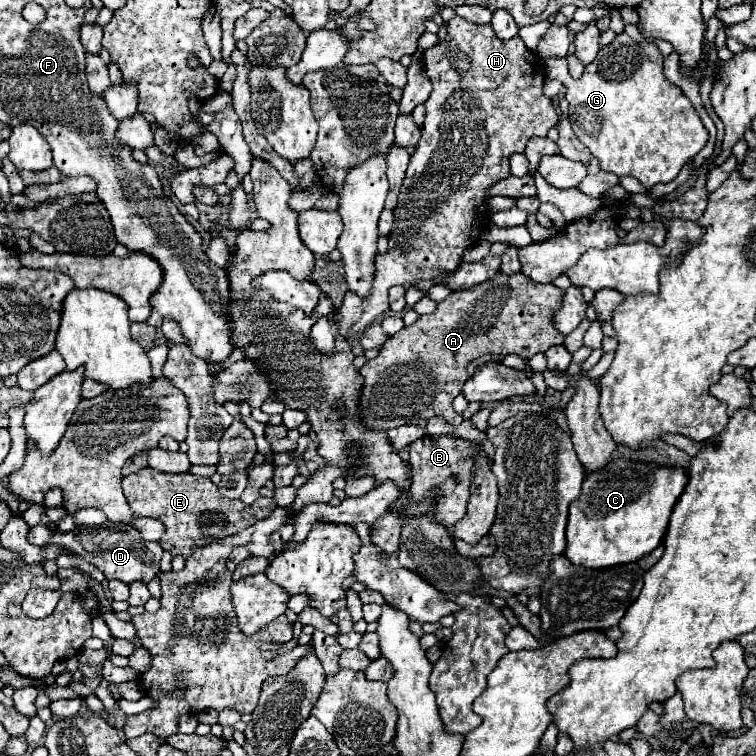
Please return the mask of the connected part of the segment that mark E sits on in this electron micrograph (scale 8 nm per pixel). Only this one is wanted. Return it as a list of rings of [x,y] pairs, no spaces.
[[[144,467],[132,475],[126,475],[122,479],[122,489],[136,515],[148,515],[166,525],[160,547],[172,557],[190,557],[190,553],[198,547],[234,535],[258,519],[270,517],[276,509],[272,497],[258,497],[252,505],[244,505],[240,499],[220,497],[216,485],[206,477],[196,477],[190,473],[162,473],[152,467]]]

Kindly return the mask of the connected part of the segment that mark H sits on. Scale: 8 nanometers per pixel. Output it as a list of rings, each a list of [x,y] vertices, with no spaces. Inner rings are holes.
[[[470,23],[470,35],[468,39],[444,39],[440,41],[438,45],[430,47],[424,51],[424,67],[426,67],[426,75],[430,77],[432,81],[432,93],[428,97],[428,101],[424,103],[426,107],[426,119],[424,119],[424,125],[422,125],[422,135],[420,135],[420,141],[418,141],[418,147],[414,149],[412,157],[410,157],[410,165],[406,169],[406,179],[402,183],[402,189],[400,189],[400,195],[398,195],[398,205],[394,209],[394,231],[390,233],[390,249],[386,255],[380,255],[376,257],[376,281],[372,285],[372,293],[366,297],[366,299],[360,299],[356,297],[352,291],[346,293],[344,301],[340,307],[334,309],[332,317],[322,317],[310,331],[310,339],[312,339],[312,345],[316,347],[316,351],[320,355],[326,355],[326,357],[332,357],[334,355],[334,343],[336,343],[336,335],[342,335],[344,339],[348,339],[352,333],[362,333],[366,327],[372,325],[374,319],[382,317],[384,315],[384,291],[388,291],[388,287],[392,285],[412,285],[416,283],[418,279],[432,279],[440,269],[446,269],[446,271],[452,271],[456,269],[456,265],[460,265],[462,261],[462,255],[464,251],[474,245],[480,237],[480,233],[484,231],[484,225],[488,227],[488,189],[492,189],[492,185],[496,185],[498,181],[510,177],[510,165],[508,165],[508,157],[514,155],[514,153],[524,153],[526,149],[526,143],[528,139],[540,135],[540,137],[546,137],[546,131],[554,125],[558,125],[558,109],[552,107],[552,101],[548,97],[544,97],[542,93],[542,87],[544,87],[544,79],[546,79],[546,69],[544,69],[544,61],[540,57],[536,57],[534,51],[530,51],[524,41],[520,37],[512,37],[508,41],[504,39],[498,39],[492,31],[490,25],[474,25]]]

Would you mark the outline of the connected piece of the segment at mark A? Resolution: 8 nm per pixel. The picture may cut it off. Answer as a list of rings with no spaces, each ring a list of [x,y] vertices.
[[[522,271],[514,275],[498,273],[492,279],[458,293],[450,293],[444,301],[438,303],[436,311],[430,315],[418,317],[410,327],[404,327],[396,335],[388,337],[378,357],[366,361],[360,369],[364,379],[360,391],[360,421],[368,431],[386,431],[390,427],[402,427],[406,423],[422,423],[430,417],[444,417],[450,425],[460,425],[462,415],[454,413],[452,401],[460,394],[466,377],[466,365],[484,355],[484,353],[516,353],[524,359],[530,359],[534,353],[544,353],[552,345],[562,345],[564,335],[554,327],[554,315],[562,307],[564,289],[554,283],[536,283],[526,277]]]

